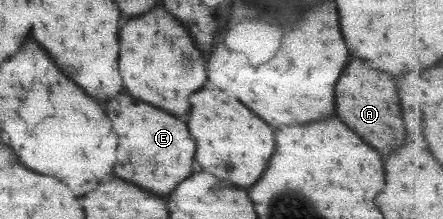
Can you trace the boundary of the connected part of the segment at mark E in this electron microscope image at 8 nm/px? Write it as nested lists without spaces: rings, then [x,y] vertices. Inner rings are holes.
[[[118,95],[114,101],[106,103],[106,115],[108,119],[112,117],[112,131],[118,135],[118,161],[114,165],[116,177],[154,195],[168,195],[192,173],[196,147],[182,121],[126,95]],[[148,163],[152,163],[152,173],[150,167],[146,167]]]

